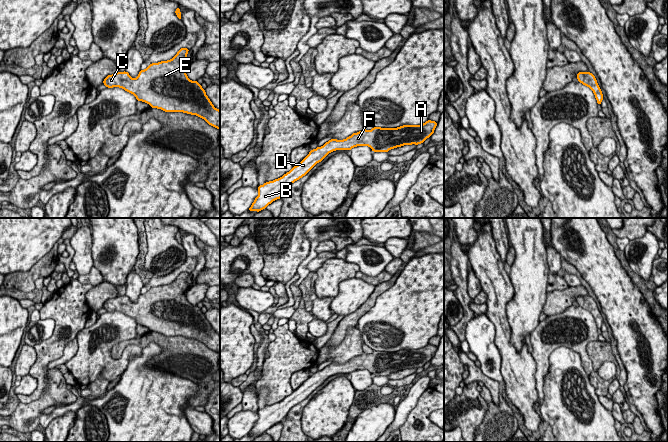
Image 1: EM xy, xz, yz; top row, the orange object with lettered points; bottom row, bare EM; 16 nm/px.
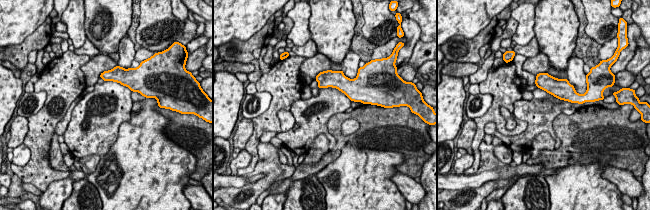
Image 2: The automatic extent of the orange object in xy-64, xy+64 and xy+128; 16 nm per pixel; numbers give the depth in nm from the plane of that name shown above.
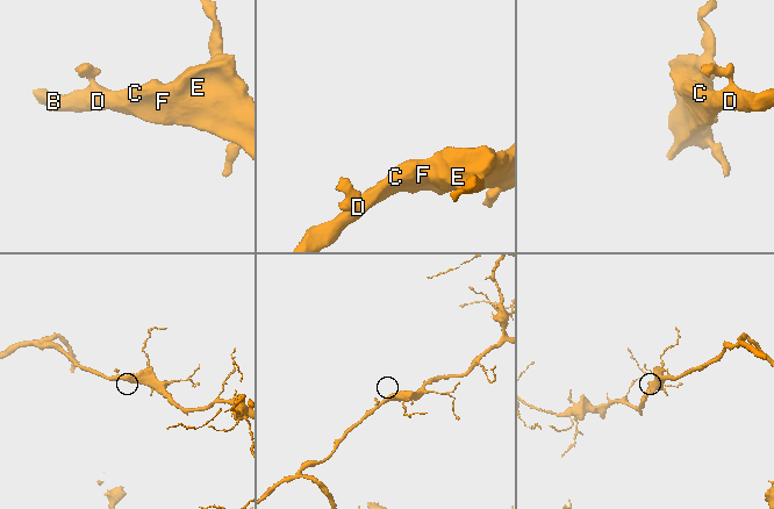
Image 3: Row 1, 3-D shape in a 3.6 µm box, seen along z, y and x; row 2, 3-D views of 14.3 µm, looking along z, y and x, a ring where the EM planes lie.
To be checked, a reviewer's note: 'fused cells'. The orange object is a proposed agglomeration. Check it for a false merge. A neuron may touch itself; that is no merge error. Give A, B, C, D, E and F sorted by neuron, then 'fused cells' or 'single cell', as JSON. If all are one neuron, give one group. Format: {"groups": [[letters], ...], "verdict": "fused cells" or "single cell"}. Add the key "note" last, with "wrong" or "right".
{"groups": [["A", "B", "C", "D", "E", "F"]], "verdict": "single cell", "note": "wrong"}

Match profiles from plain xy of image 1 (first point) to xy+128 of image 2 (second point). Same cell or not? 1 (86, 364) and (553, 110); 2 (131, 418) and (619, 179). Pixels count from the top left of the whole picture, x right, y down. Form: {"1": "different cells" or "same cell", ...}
{"1": "same cell", "2": "different cells"}

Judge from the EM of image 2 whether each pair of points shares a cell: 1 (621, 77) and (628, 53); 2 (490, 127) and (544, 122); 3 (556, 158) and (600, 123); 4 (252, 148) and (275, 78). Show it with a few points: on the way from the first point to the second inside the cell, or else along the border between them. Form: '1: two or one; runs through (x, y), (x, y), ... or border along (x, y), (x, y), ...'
1: two; border along (625, 68), (615, 75)
2: one; runs through (503, 138), (507, 140), (523, 140), (531, 132)
3: one; runs through (567, 147), (573, 141), (583, 140), (589, 134)
4: one; runs through (258, 131), (270, 117), (276, 104), (276, 95)

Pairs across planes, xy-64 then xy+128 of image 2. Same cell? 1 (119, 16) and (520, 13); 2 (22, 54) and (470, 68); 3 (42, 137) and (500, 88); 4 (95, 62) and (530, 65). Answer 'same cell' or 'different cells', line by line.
1: different cells
2: different cells
3: same cell
4: same cell

